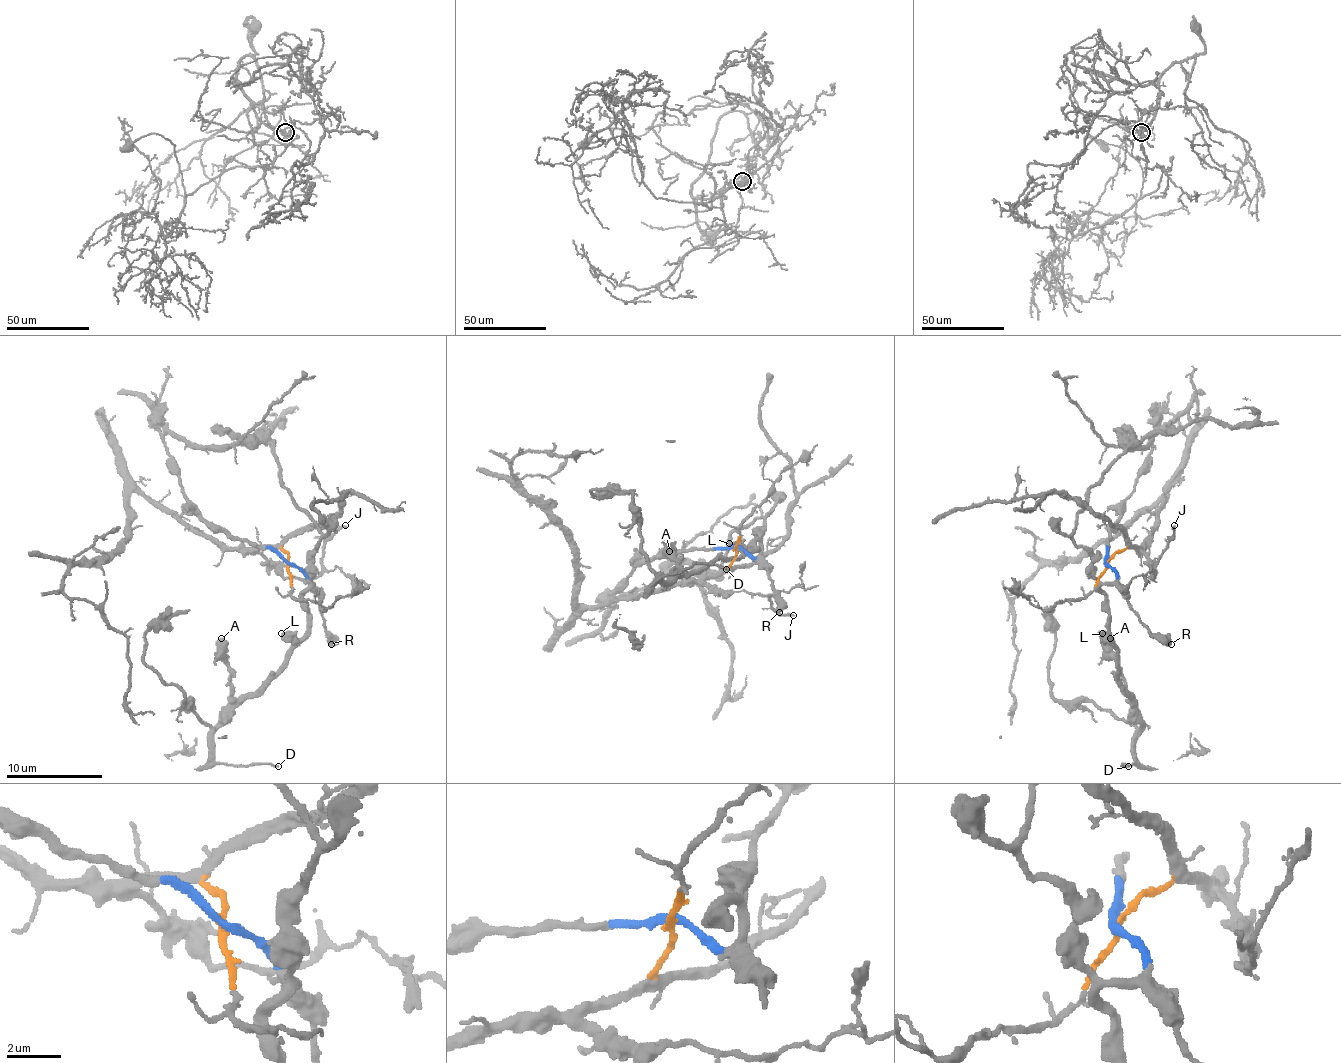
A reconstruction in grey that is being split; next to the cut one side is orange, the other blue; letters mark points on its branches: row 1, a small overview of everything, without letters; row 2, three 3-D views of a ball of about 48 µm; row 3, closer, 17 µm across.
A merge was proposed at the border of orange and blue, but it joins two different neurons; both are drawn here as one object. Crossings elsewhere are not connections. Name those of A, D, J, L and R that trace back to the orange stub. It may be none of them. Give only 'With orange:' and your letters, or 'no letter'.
With orange: J

